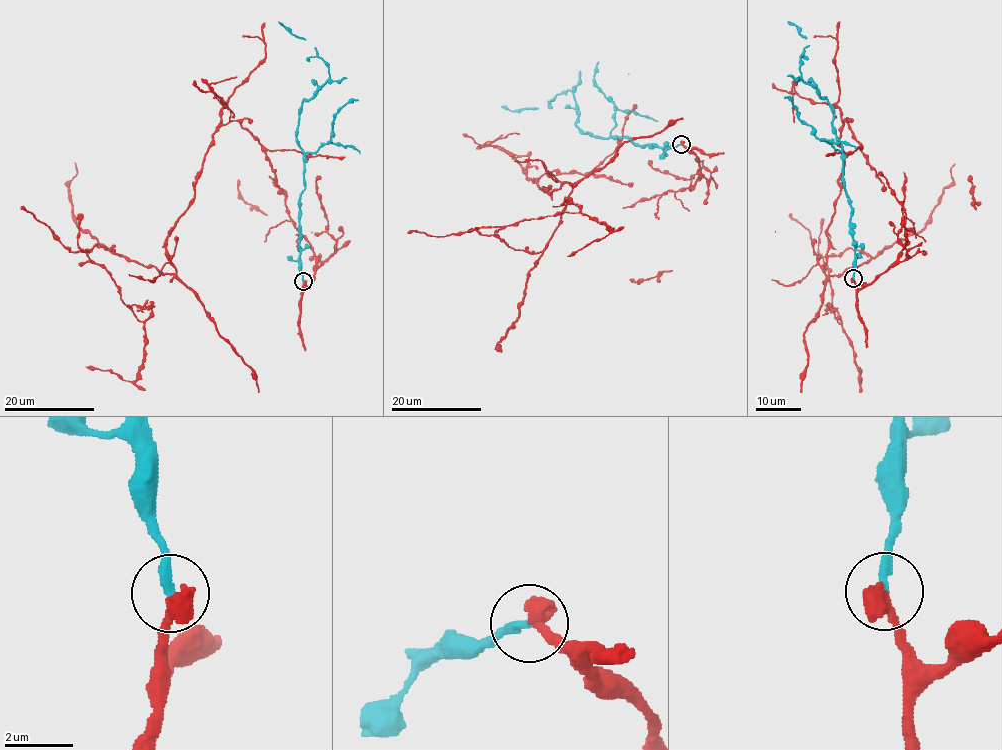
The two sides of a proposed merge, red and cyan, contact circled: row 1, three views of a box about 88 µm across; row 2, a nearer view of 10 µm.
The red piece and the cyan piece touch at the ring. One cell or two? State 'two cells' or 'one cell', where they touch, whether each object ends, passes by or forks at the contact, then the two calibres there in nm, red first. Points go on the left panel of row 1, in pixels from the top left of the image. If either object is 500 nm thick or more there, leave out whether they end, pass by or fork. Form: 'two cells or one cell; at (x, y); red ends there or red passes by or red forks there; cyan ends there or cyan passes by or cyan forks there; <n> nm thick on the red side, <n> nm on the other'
one cell; at (303, 281); red ends there; cyan ends there; 440 nm thick on the red side, 280 nm on the other

